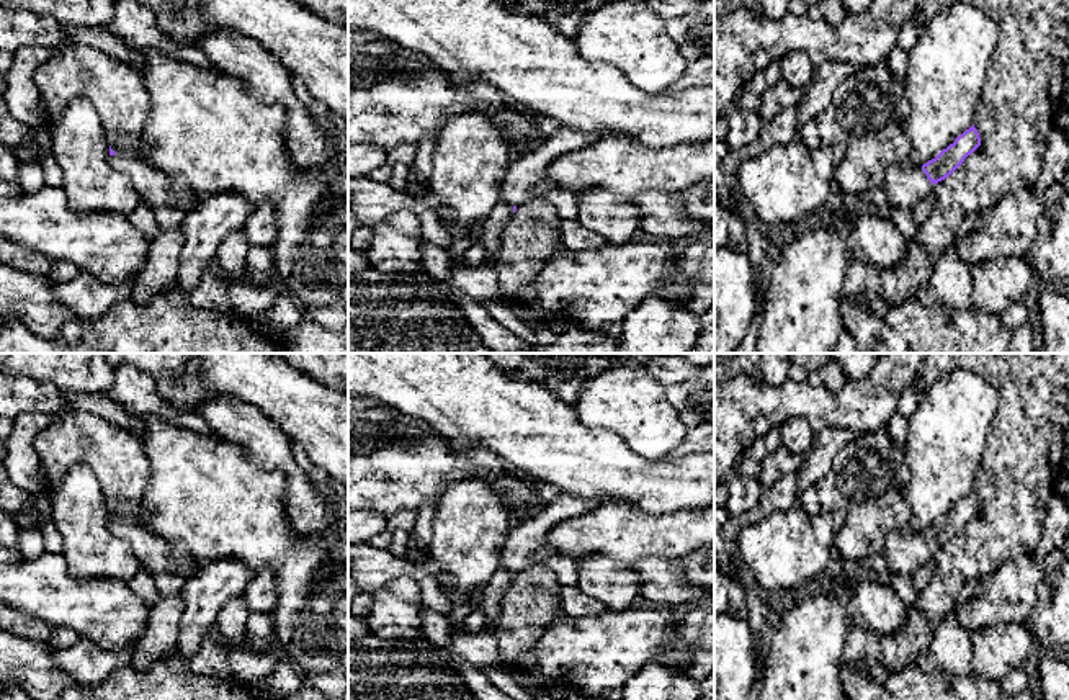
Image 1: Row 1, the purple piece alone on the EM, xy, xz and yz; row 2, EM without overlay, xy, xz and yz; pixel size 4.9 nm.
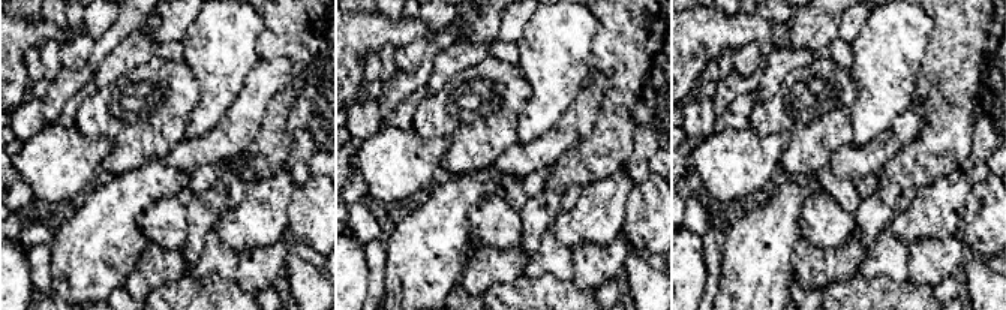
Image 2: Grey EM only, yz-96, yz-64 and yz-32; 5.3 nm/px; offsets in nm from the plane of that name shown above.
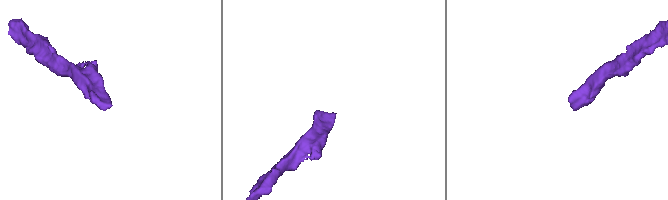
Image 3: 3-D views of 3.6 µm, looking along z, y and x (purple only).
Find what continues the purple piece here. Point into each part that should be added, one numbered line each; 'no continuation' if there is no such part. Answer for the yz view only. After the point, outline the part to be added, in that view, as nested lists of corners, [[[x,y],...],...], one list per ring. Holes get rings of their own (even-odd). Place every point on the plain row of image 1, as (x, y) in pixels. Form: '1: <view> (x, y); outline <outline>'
1: yz (904, 553); outline [[[897,530],[884,540],[883,554],[886,556],[891,574],[912,576],[924,563],[932,559],[933,551],[922,533]]]

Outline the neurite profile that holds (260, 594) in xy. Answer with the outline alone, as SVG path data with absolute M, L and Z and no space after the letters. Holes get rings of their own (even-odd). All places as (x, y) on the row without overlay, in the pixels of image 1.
M265 571L250 581L244 590L242 599L248 605L250 612L270 613L276 600L275 577Z

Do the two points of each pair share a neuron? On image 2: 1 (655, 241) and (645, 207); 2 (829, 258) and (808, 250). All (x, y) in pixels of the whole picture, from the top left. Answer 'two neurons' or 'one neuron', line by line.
1: one neuron
2: one neuron

